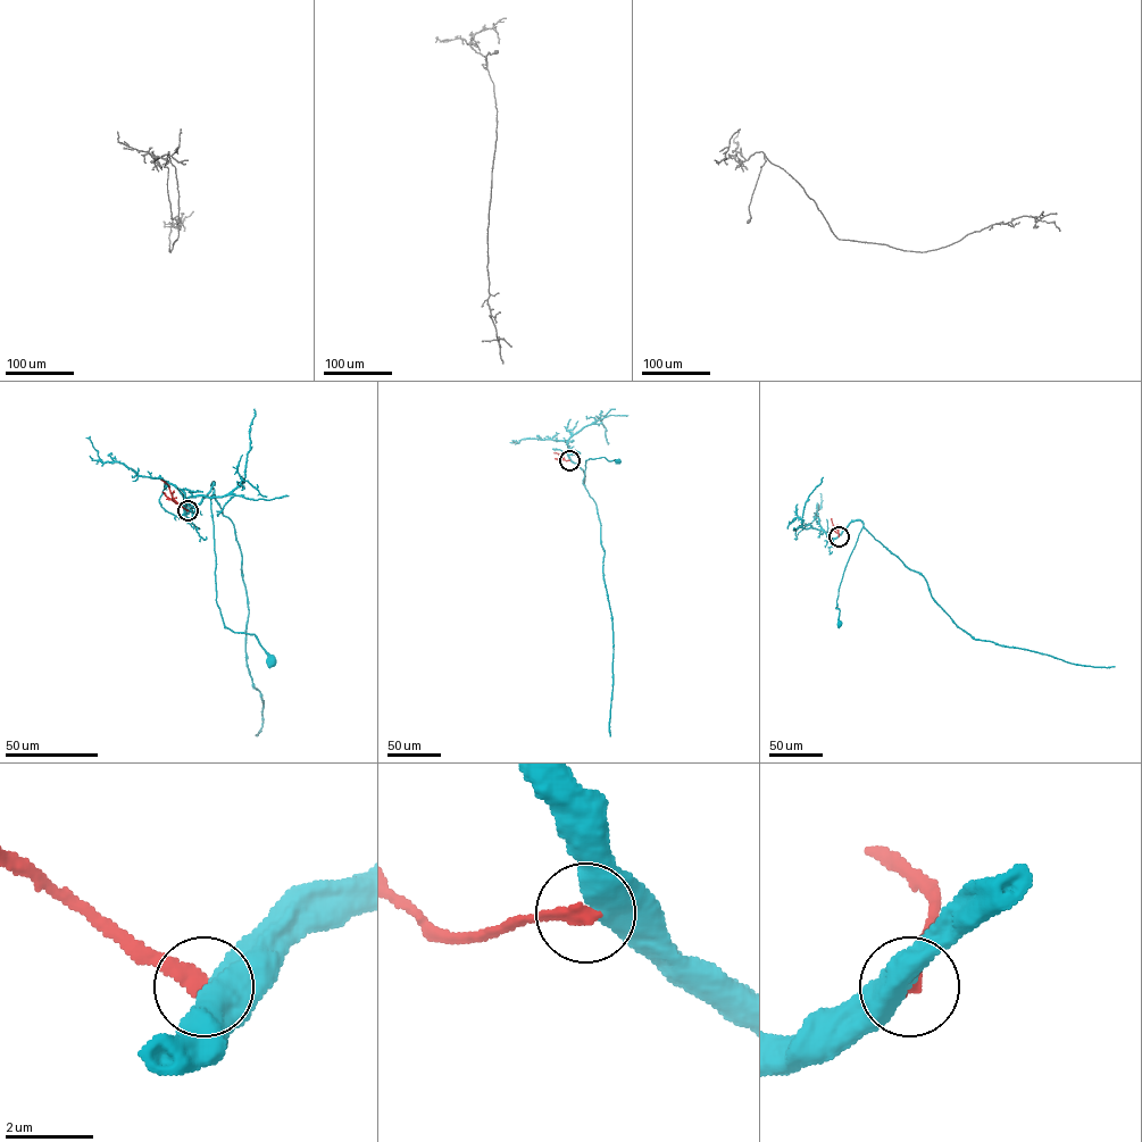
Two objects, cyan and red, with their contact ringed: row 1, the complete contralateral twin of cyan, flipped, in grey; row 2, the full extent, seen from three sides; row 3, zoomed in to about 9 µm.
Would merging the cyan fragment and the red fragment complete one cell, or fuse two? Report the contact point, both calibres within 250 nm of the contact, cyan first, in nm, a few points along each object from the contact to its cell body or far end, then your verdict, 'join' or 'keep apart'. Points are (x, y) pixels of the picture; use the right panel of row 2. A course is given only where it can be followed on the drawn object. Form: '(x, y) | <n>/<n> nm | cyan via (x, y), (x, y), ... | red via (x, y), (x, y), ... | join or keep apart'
(839, 536) | 750/360 nm | cyan via (838, 536), (852, 521), (863, 523), (839, 589), (835, 608), (839, 609), (839, 624) | red via (839, 536), (831, 518) | keep apart

